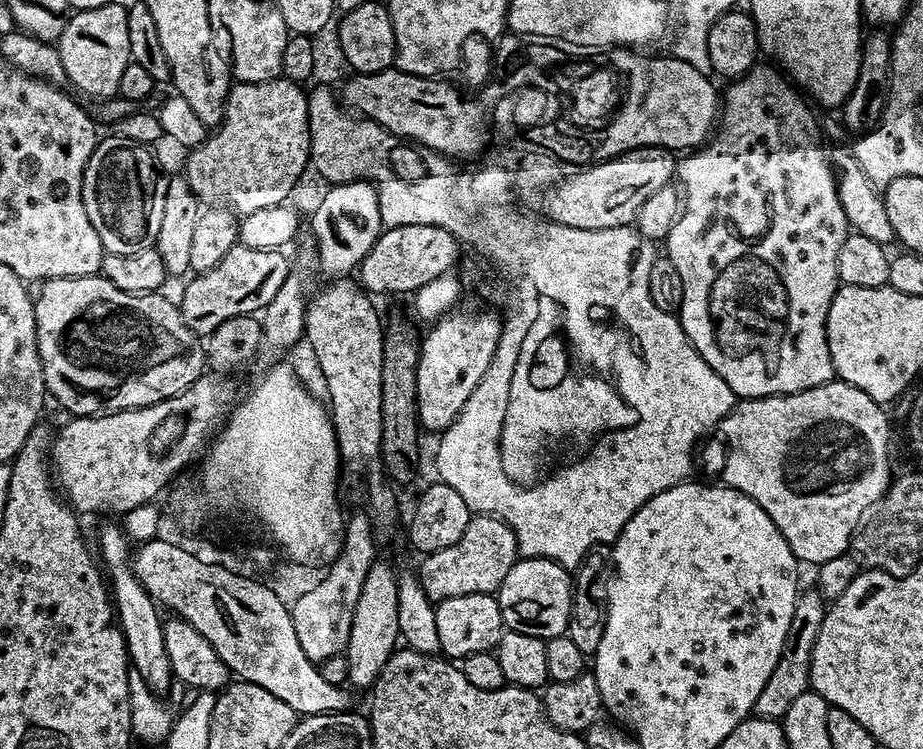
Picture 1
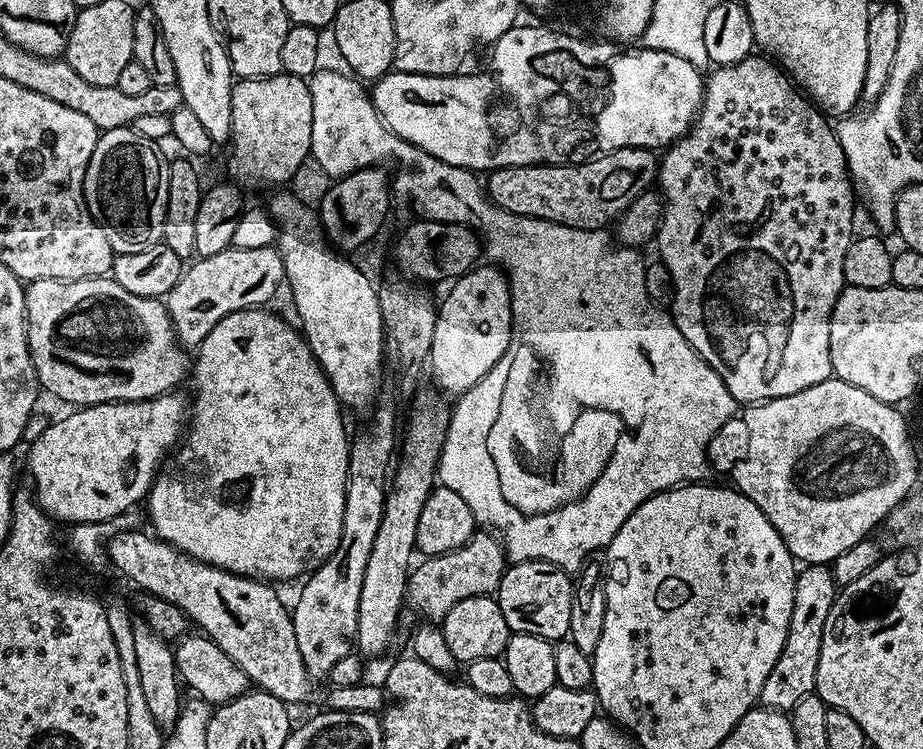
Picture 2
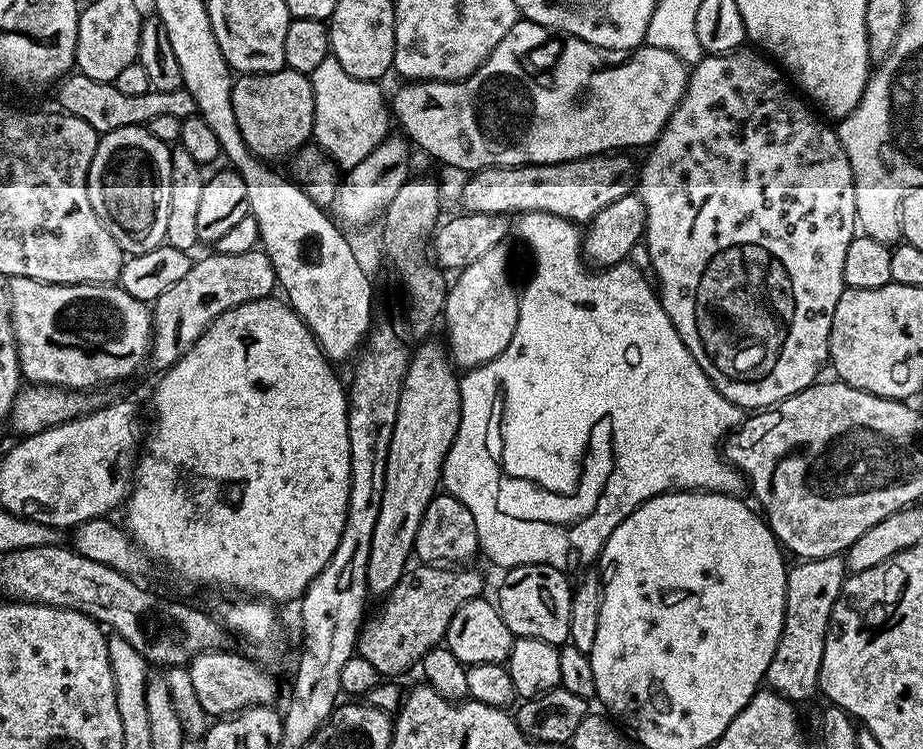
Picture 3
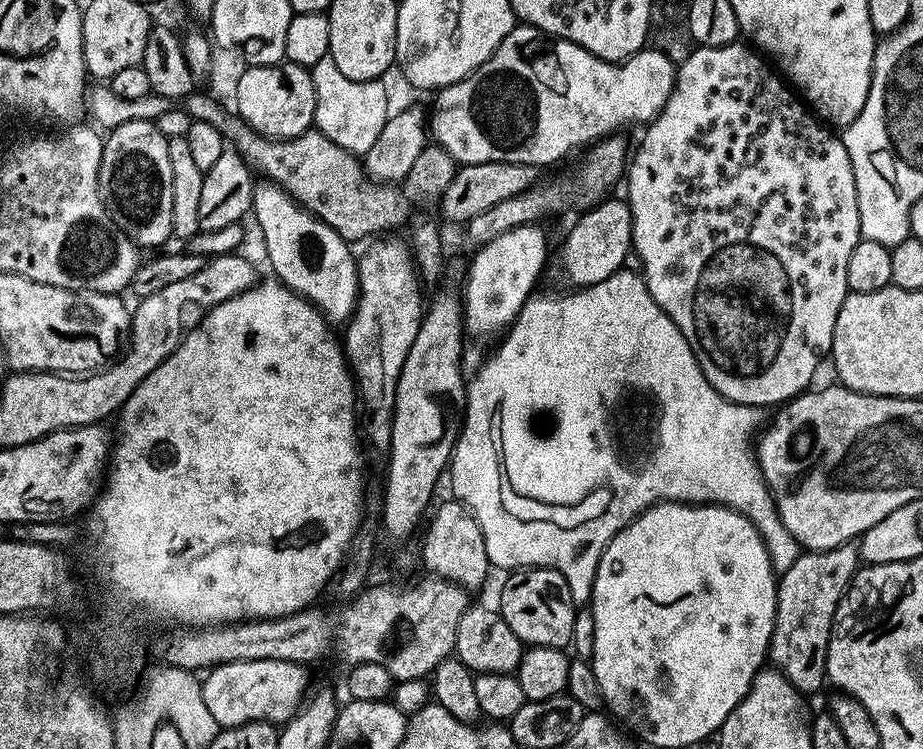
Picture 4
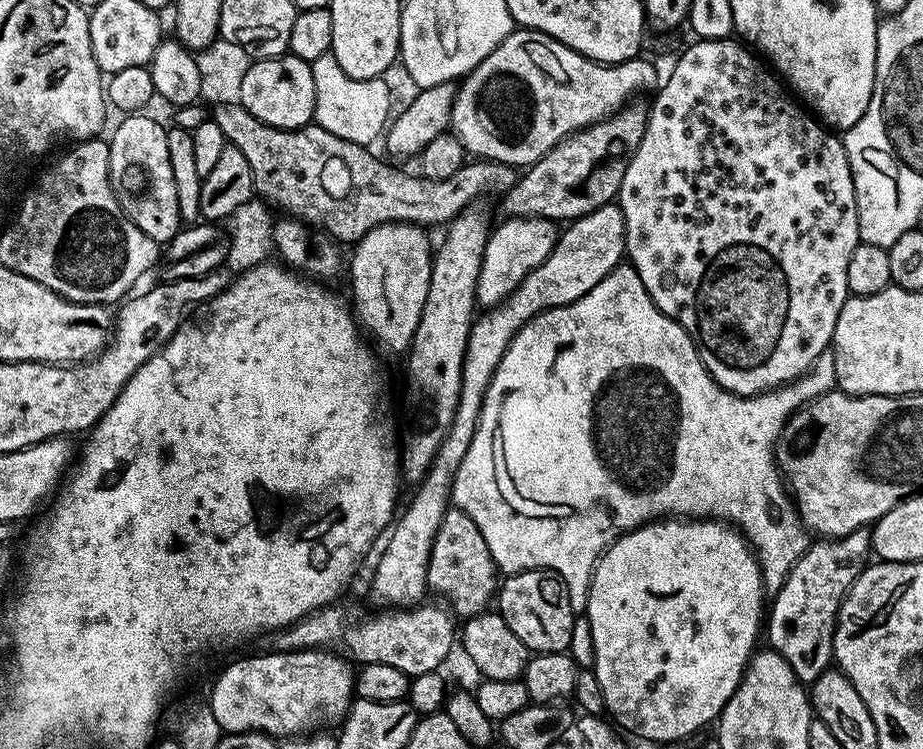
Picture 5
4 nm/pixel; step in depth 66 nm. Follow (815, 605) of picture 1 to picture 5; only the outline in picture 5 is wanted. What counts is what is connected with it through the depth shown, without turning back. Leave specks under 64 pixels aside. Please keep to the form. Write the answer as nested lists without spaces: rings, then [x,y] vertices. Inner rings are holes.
[[[867,527],[857,528],[856,531],[845,536],[817,539],[809,543],[802,558],[798,558],[798,562],[790,570],[786,582],[771,597],[770,611],[766,616],[766,640],[768,636],[769,642],[772,643],[769,644],[771,651],[786,658],[790,670],[794,670],[794,674],[802,682],[816,680],[823,672],[833,667],[832,643],[836,633],[836,619],[840,613],[840,604],[844,596],[852,589],[853,582],[868,567],[872,555],[872,533]]]

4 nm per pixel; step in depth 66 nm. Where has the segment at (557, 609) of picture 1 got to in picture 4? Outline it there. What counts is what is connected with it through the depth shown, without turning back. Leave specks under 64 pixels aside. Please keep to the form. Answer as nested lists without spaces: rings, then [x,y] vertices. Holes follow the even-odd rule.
[[[522,568],[511,573],[512,576],[500,588],[500,604],[498,611],[506,626],[518,634],[521,642],[528,646],[546,646],[547,648],[567,649],[572,643],[574,618],[578,608],[572,602],[570,586],[562,574],[553,568]]]

